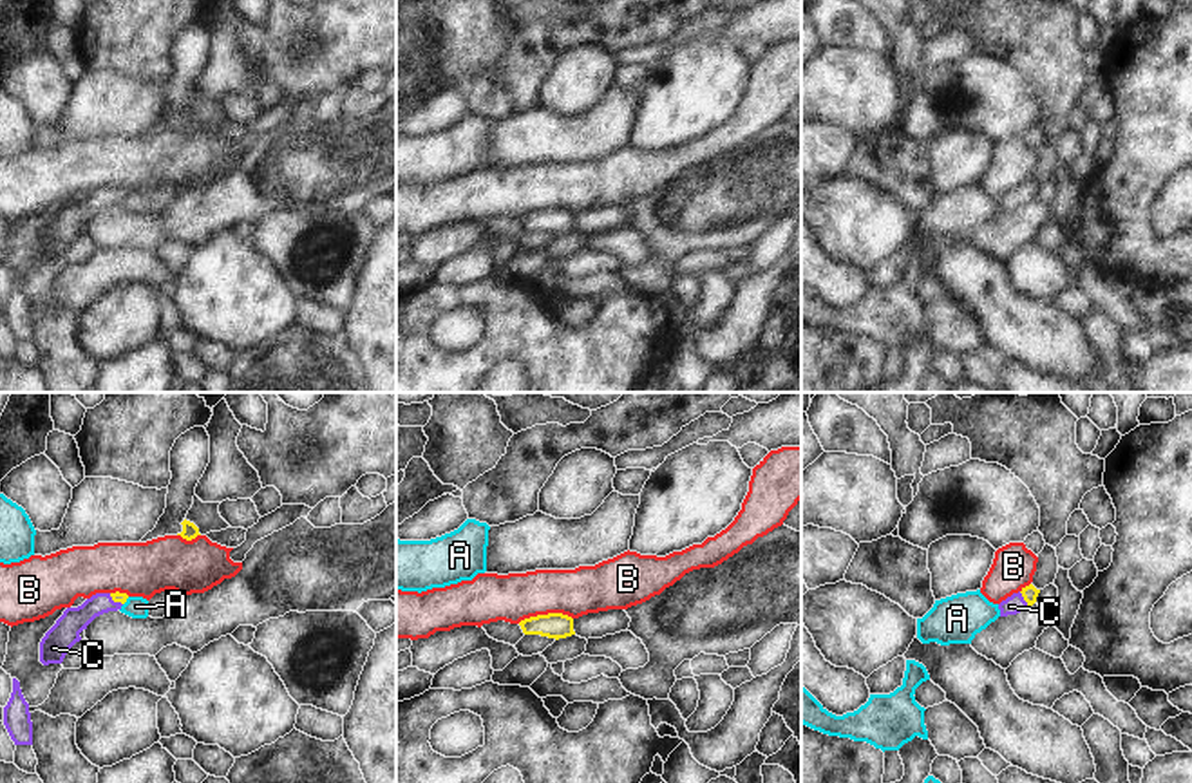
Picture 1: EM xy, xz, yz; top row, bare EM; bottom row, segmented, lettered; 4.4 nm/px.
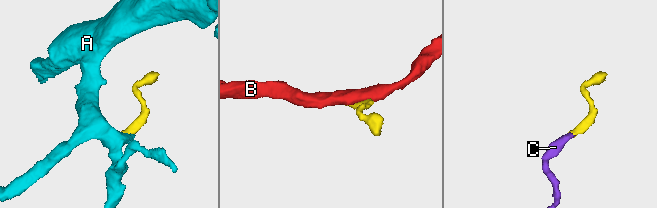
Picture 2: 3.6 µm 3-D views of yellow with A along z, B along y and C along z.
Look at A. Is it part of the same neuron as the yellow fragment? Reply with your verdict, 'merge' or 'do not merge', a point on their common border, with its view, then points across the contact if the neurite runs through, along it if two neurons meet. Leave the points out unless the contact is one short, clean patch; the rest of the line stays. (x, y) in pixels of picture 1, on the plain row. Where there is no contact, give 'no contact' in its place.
do not merge; meets yellow in xy at (125, 196); border along xy (129, 192), (123, 199)

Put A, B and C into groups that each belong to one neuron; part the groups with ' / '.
A / B / C

